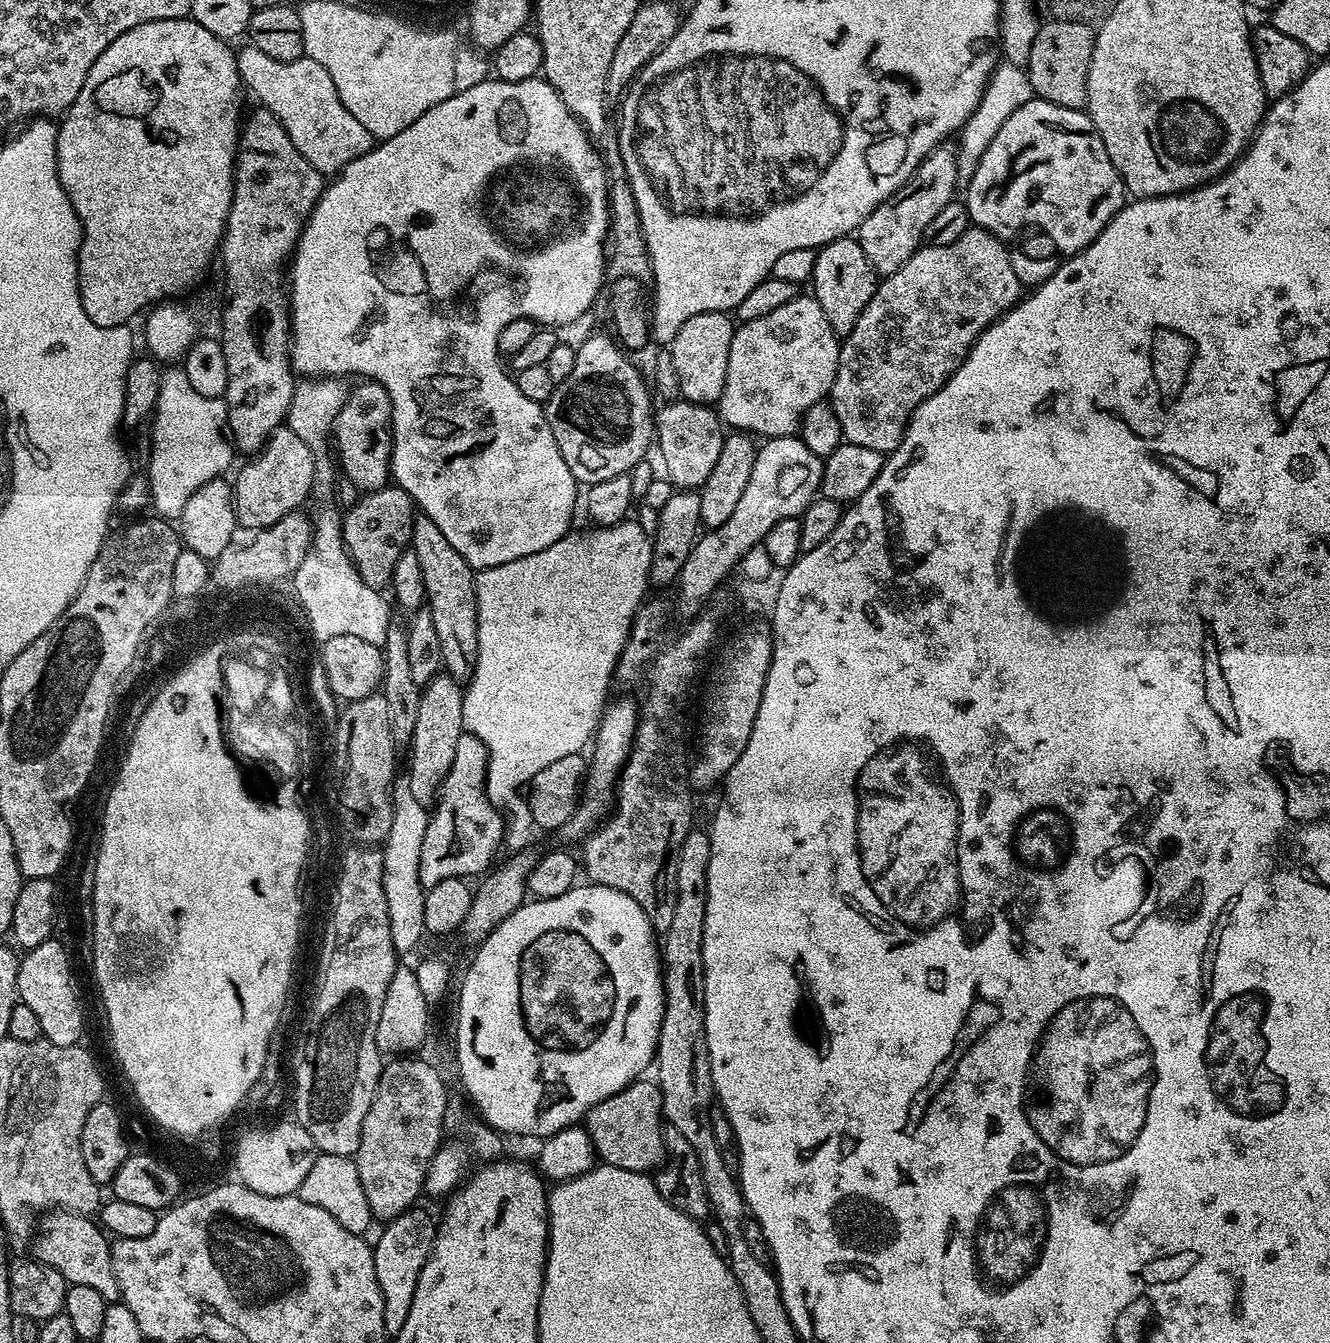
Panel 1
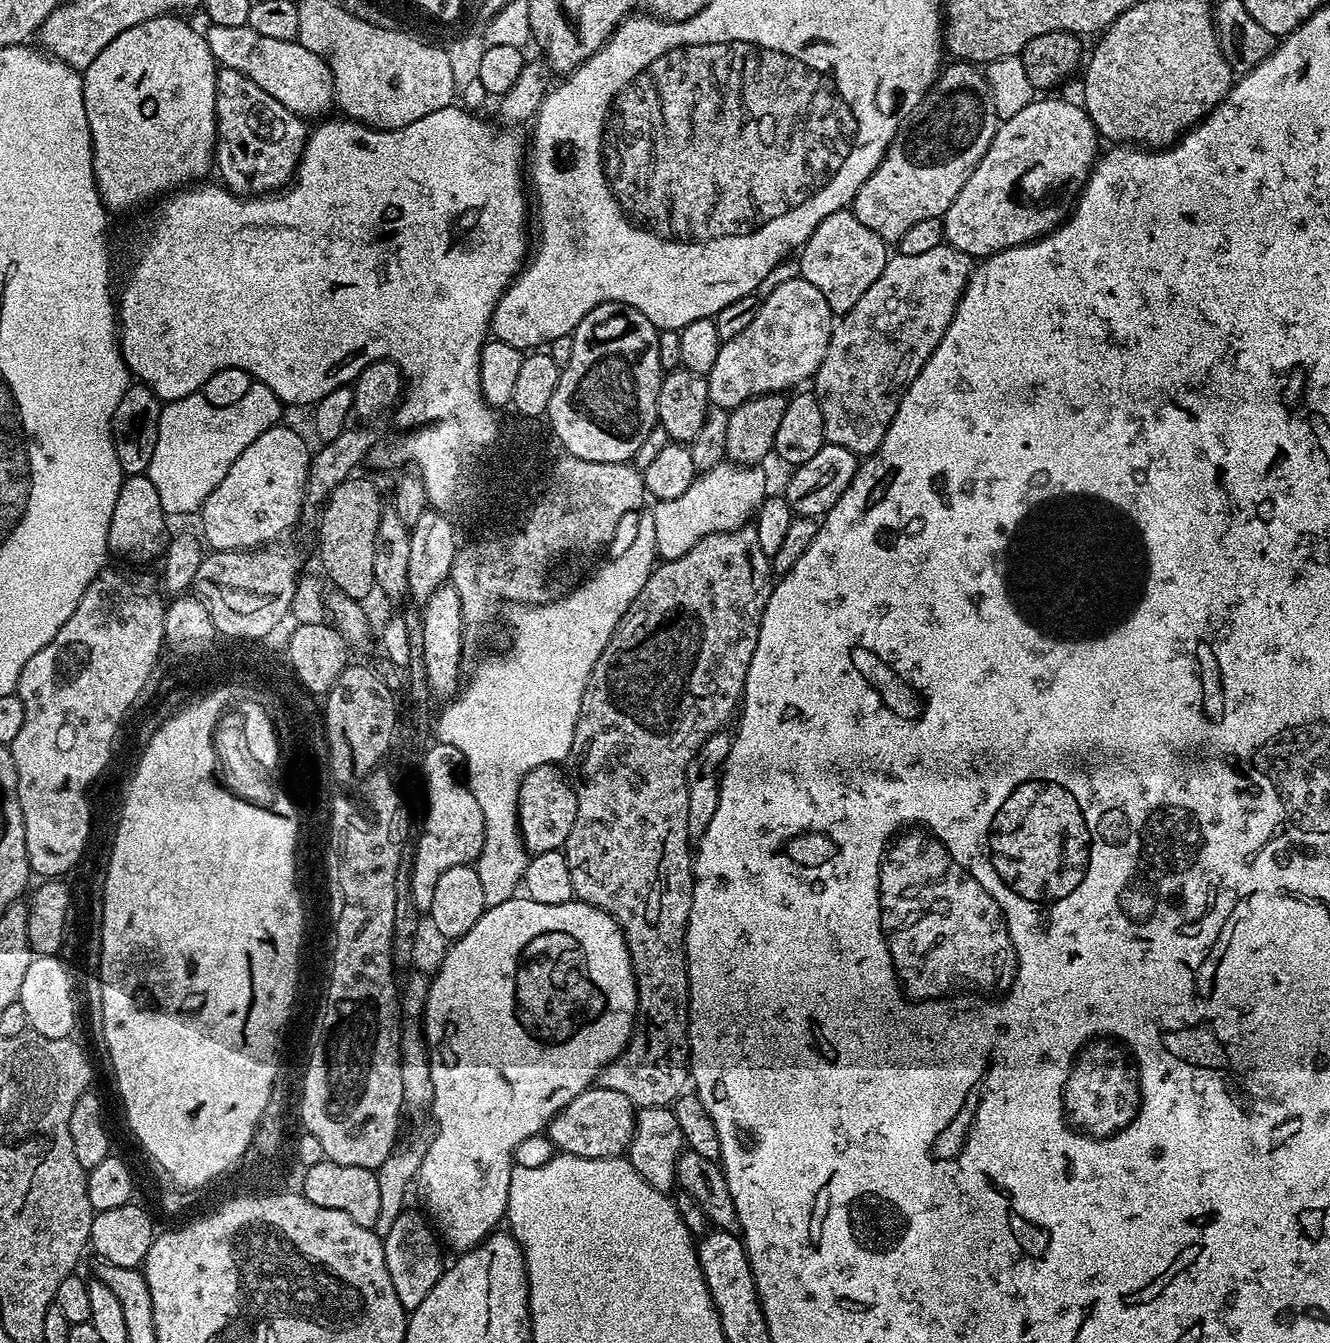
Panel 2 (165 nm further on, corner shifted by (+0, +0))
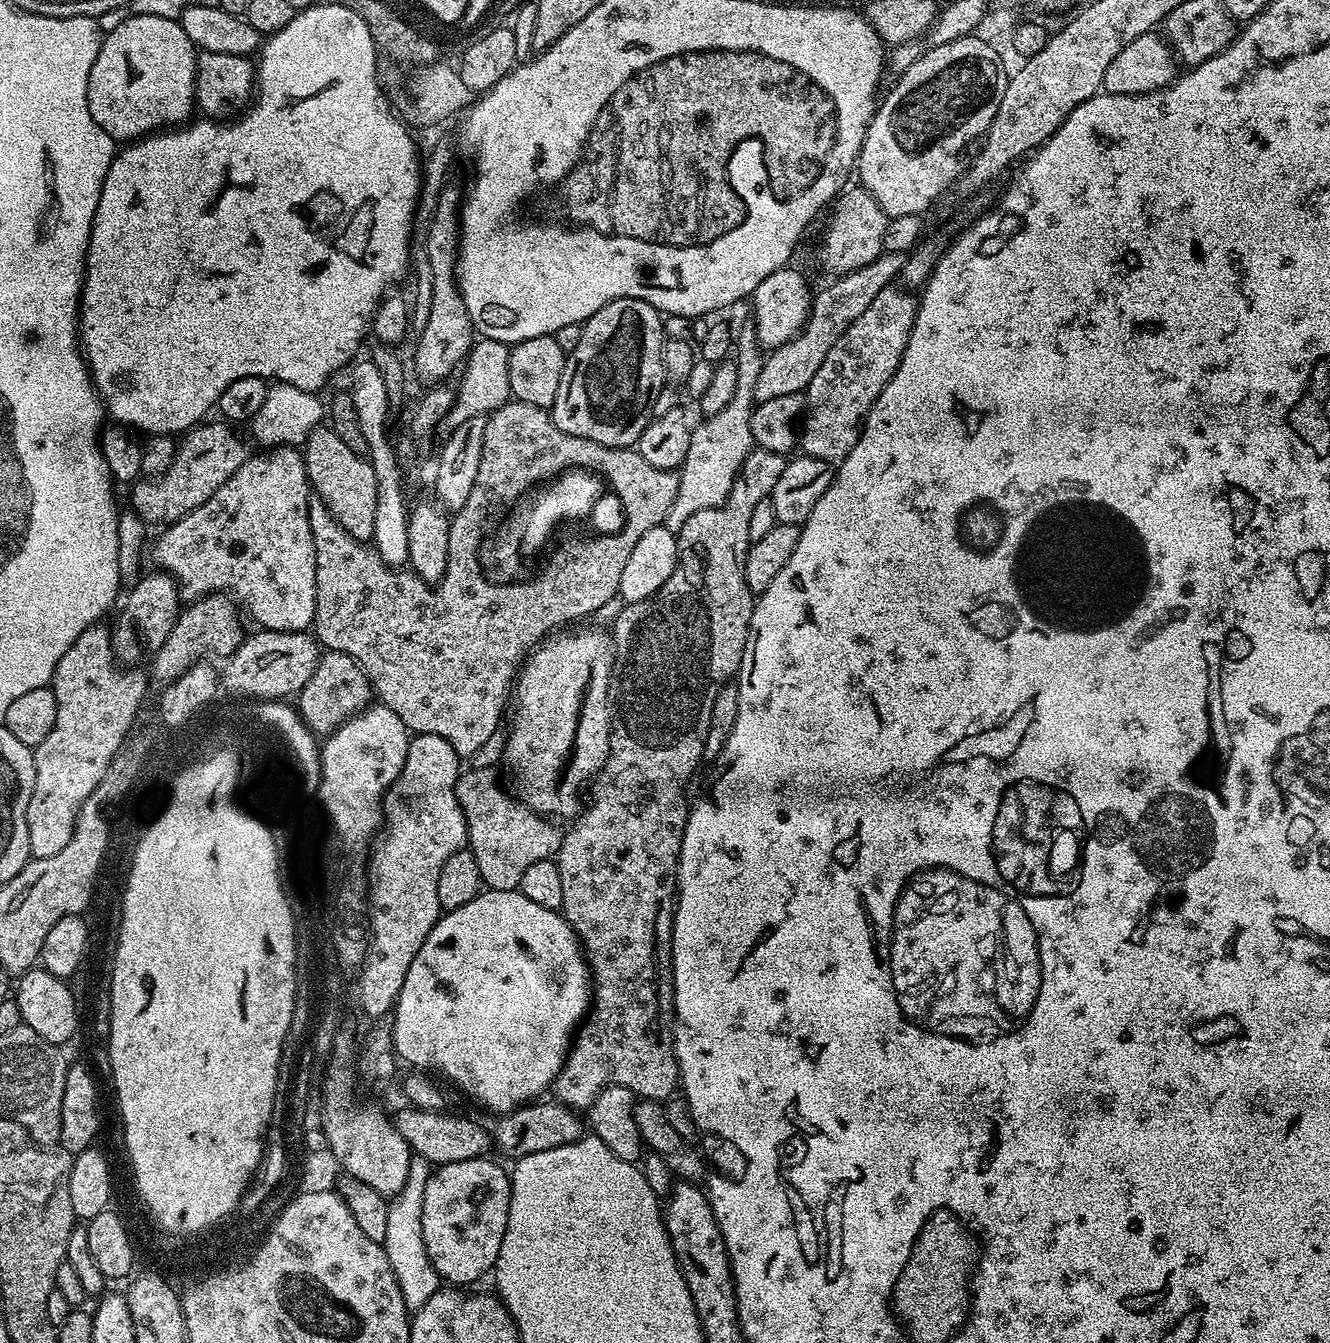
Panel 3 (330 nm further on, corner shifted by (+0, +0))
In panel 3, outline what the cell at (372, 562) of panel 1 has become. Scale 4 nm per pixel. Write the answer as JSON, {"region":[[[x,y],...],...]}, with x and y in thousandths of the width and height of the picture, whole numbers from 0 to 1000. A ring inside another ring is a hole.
{"region":[[[239,317],[232,324],[227,339],[234,366],[244,375],[245,380],[260,398],[271,404],[279,403],[281,398],[281,381],[284,370],[281,347],[271,340],[255,325],[244,317]]]}

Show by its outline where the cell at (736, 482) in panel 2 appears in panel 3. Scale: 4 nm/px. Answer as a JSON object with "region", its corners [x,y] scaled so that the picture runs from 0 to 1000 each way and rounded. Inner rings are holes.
{"region":[[[565,223],[552,225],[547,230],[550,237],[551,261],[555,276],[554,290],[546,302],[521,318],[519,333],[511,351],[510,369],[504,378],[499,391],[505,396],[511,396],[516,387],[529,378],[539,378],[548,369],[558,344],[567,333],[564,311],[568,302],[566,289],[574,272],[574,262],[569,255],[568,238]]]}

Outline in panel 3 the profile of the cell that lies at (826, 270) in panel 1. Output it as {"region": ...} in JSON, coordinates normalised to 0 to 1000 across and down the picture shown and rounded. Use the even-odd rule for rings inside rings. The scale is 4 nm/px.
{"region":[[[648,138],[635,139],[625,153],[626,162],[617,182],[617,194],[626,206],[635,206],[659,194],[665,187],[665,175],[669,162],[657,150],[657,147]]]}

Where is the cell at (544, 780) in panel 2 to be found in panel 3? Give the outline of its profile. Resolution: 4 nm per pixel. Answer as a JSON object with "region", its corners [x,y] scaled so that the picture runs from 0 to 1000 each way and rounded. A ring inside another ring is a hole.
{"region":[[[369,571],[355,572],[347,574],[343,579],[343,593],[349,604],[350,615],[352,616],[351,634],[356,636],[356,642],[359,642],[359,651],[365,662],[374,664],[380,663],[387,664],[392,657],[392,651],[395,647],[402,645],[402,642],[414,640],[421,634],[423,625],[422,617],[418,617],[414,610],[410,609],[405,605],[399,605],[384,589],[379,590],[377,585],[373,582],[373,578],[369,575]]]}

